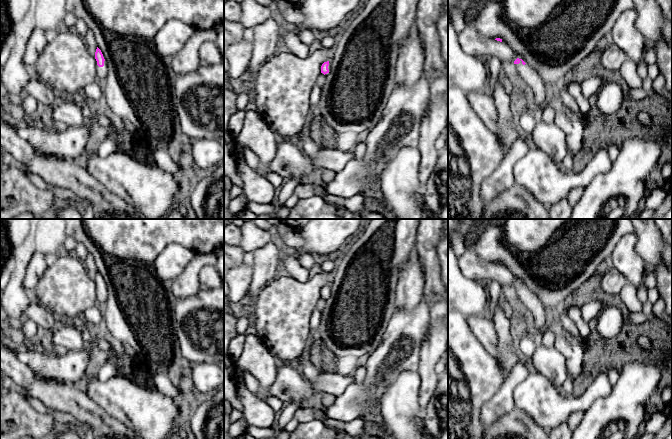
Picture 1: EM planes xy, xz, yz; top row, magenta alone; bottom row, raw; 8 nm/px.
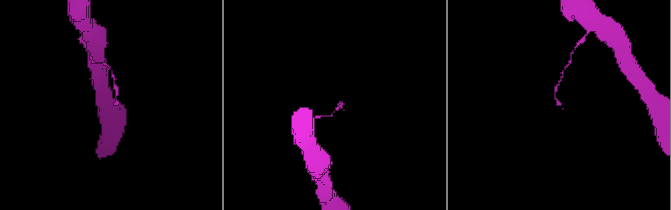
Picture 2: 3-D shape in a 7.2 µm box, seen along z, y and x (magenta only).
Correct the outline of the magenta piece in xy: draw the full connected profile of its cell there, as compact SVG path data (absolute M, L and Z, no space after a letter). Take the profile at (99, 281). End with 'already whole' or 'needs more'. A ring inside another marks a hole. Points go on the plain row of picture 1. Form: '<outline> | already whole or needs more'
M97 271L95 276L95 283L97 285L97 302L100 307L103 307L108 299L108 288L107 285L104 283L101 274Z | needs more

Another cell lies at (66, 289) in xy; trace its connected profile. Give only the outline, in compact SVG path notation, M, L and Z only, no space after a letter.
M74 254L49 261L36 287L38 304L45 306L56 319L78 320L88 308L98 305L97 285L88 275L84 263Z

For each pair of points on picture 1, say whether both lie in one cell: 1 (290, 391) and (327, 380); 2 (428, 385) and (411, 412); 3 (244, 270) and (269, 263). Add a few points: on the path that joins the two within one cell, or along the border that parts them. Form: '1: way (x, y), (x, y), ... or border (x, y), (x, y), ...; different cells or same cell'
1: way (299, 389), (313, 389), (318, 386); same cell
2: border (419, 375), (419, 420), (421, 422); different cells
3: border (253, 266), (253, 278), (248, 291); different cells

